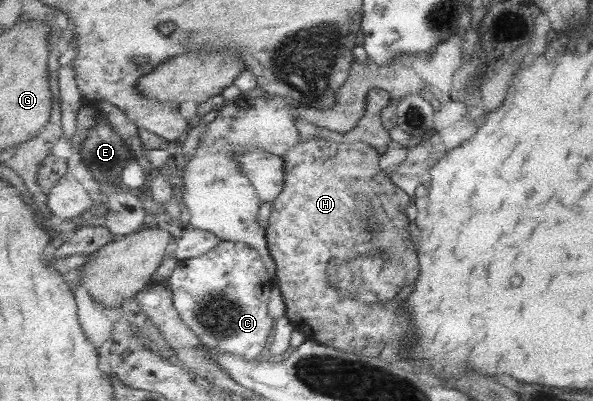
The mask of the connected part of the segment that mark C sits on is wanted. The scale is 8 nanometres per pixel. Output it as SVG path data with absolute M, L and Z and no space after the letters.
M221 240L221 244L206 255L179 260L169 284L174 295L173 304L181 319L209 349L234 353L246 361L263 358L262 351L269 349L268 337L276 325L276 319L269 314L269 299L276 282L257 249L244 242Z

